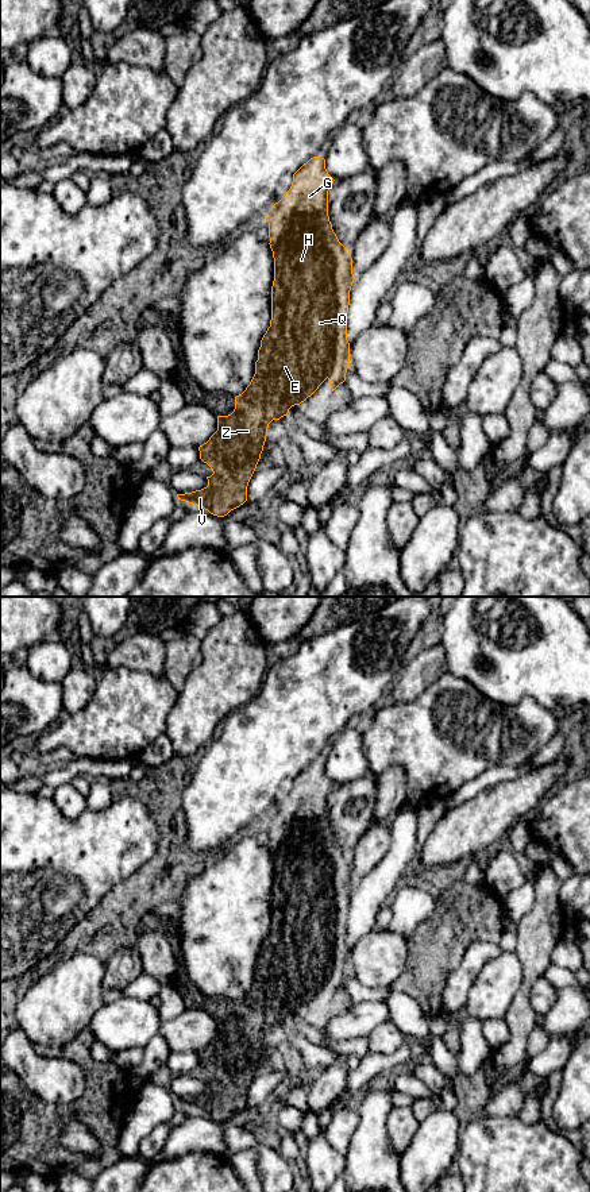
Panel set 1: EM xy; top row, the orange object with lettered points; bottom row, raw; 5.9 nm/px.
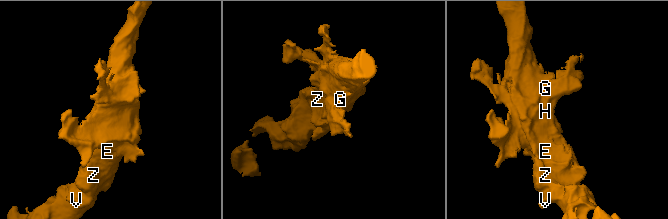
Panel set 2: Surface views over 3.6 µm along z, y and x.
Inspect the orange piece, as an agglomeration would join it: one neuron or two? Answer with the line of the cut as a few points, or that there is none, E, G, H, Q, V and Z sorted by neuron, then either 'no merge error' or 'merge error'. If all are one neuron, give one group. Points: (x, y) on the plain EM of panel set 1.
no cut | E G H Q V Z | no merge error

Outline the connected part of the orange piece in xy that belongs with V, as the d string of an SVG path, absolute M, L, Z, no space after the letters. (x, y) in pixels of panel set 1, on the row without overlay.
M311 763L293 779L290 794L265 821L269 828L269 849L274 863L274 886L270 931L261 945L255 979L246 995L235 1002L234 1017L228 1021L217 1021L217 1035L198 1052L200 1064L213 1076L211 1081L207 1081L208 1091L177 1099L178 1104L201 1111L213 1120L224 1122L247 1106L247 1091L261 1064L269 1029L288 1021L292 1011L311 1002L327 983L332 996L346 985L350 972L347 917L355 883L351 857L339 846L328 821L328 795L333 786L325 774L325 764Z

